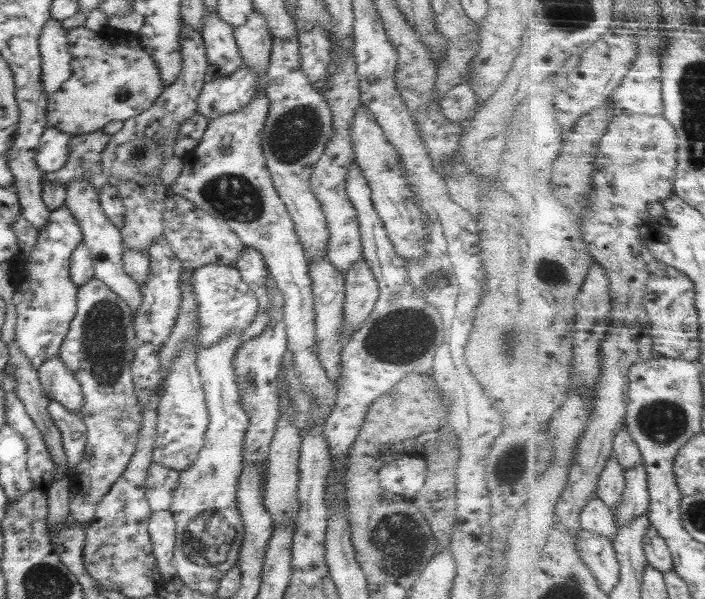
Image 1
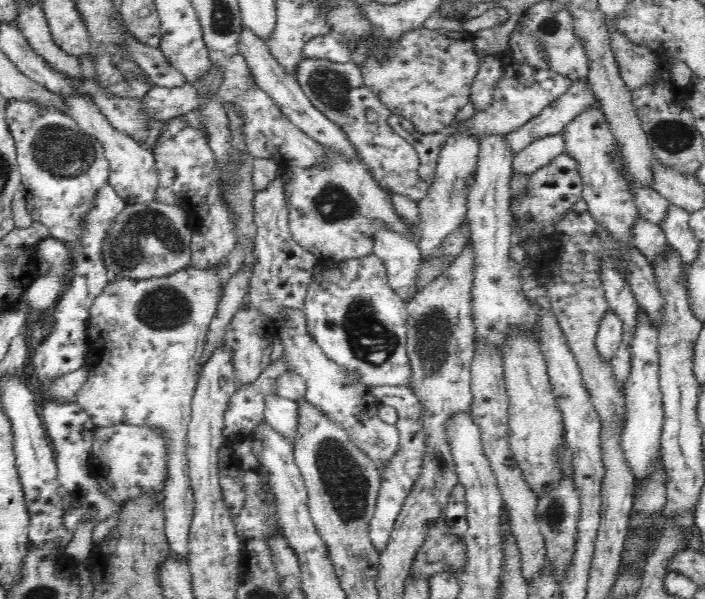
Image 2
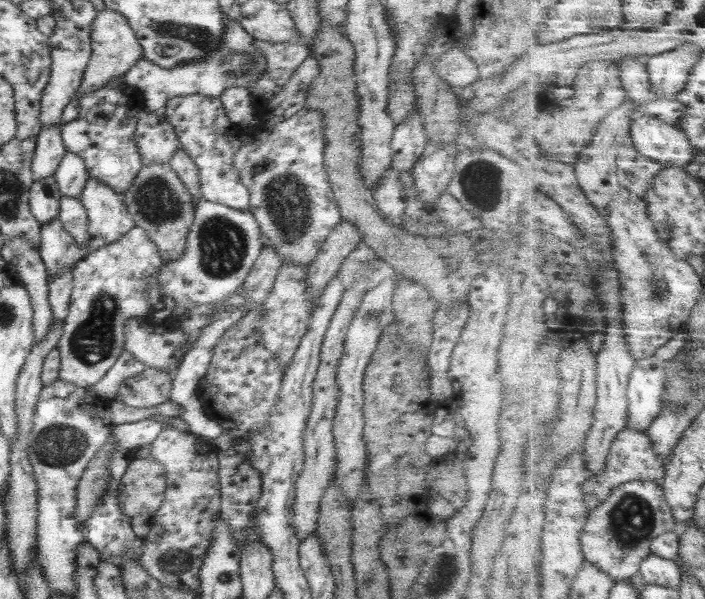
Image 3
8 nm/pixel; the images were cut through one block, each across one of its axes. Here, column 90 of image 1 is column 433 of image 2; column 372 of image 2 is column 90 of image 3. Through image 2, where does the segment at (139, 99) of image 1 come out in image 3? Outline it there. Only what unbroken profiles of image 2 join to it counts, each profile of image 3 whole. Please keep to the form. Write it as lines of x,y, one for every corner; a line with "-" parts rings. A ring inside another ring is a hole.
108,8
98,12
93,20
91,26
91,49
92,56
84,71
76,98
90,90
98,90
113,78
127,77
129,70
143,56
141,44
138,42
137,36
128,21
119,12

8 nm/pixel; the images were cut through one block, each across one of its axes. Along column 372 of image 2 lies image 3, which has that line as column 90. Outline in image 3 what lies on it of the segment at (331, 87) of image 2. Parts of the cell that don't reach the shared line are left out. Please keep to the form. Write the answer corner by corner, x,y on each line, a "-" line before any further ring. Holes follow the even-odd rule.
127,77
113,78
98,90
90,90
78,96
79,114
76,120
62,124
60,134
67,152
72,152
84,160
88,176
96,178
96,181
108,185
122,197
122,193
128,191
132,181
142,169
142,155
136,145
136,128
138,112
143,110
143,98
141,94
128,85

